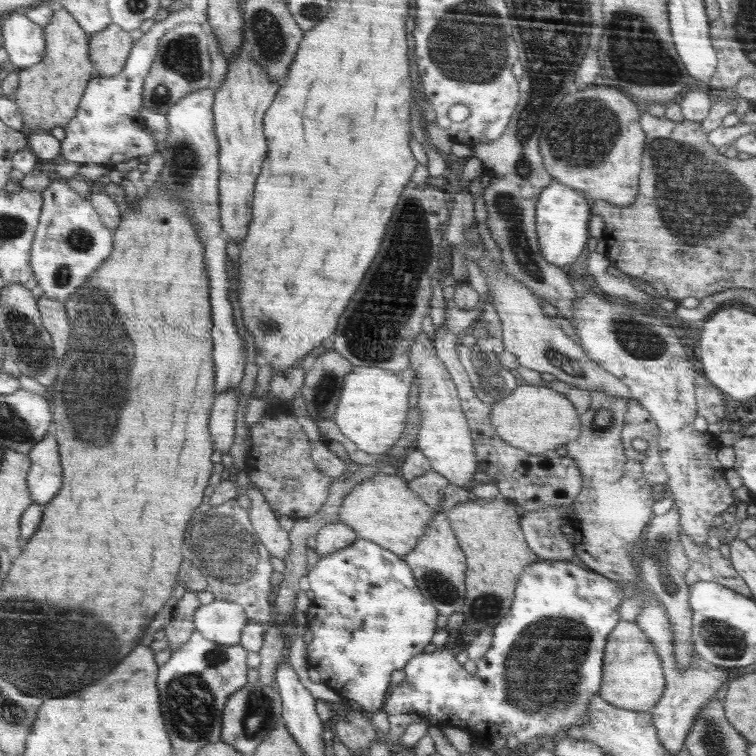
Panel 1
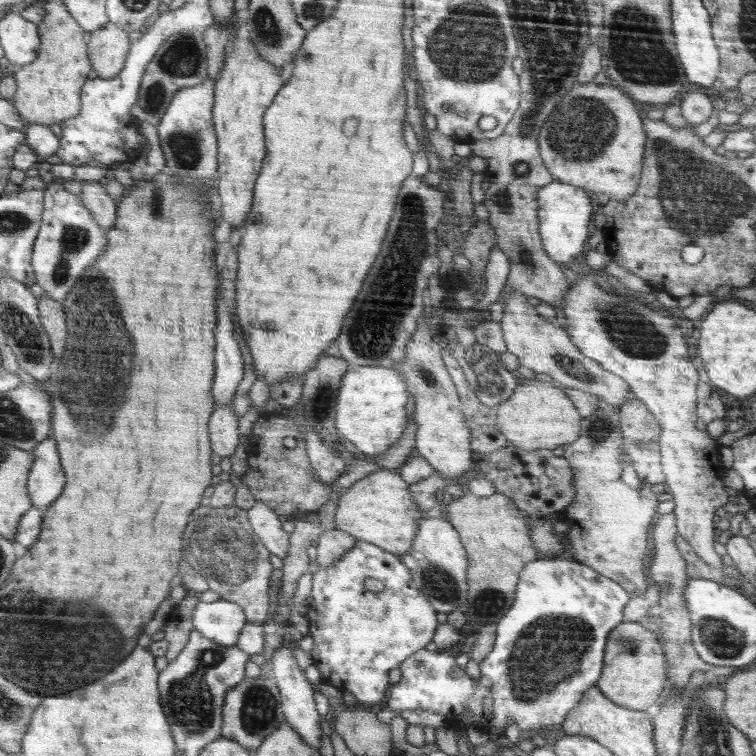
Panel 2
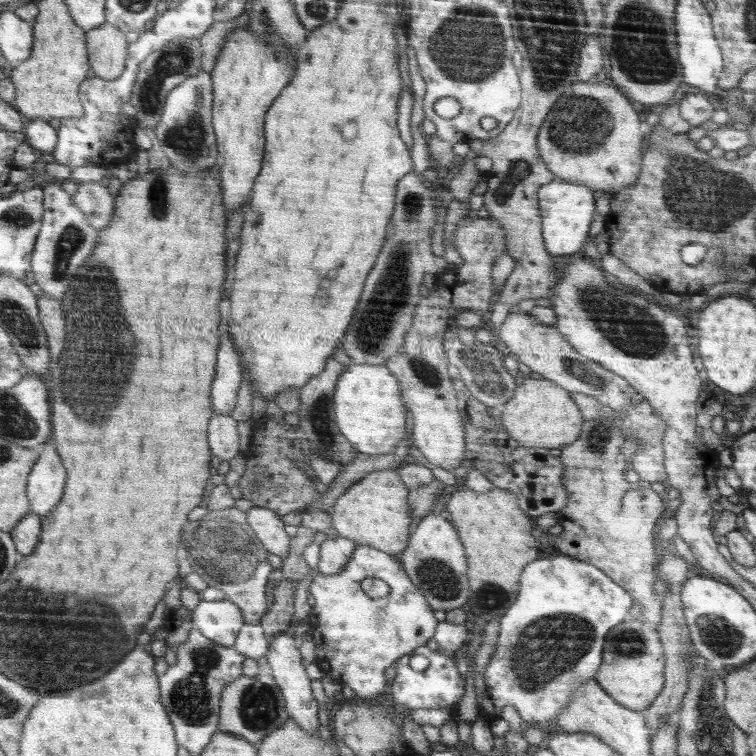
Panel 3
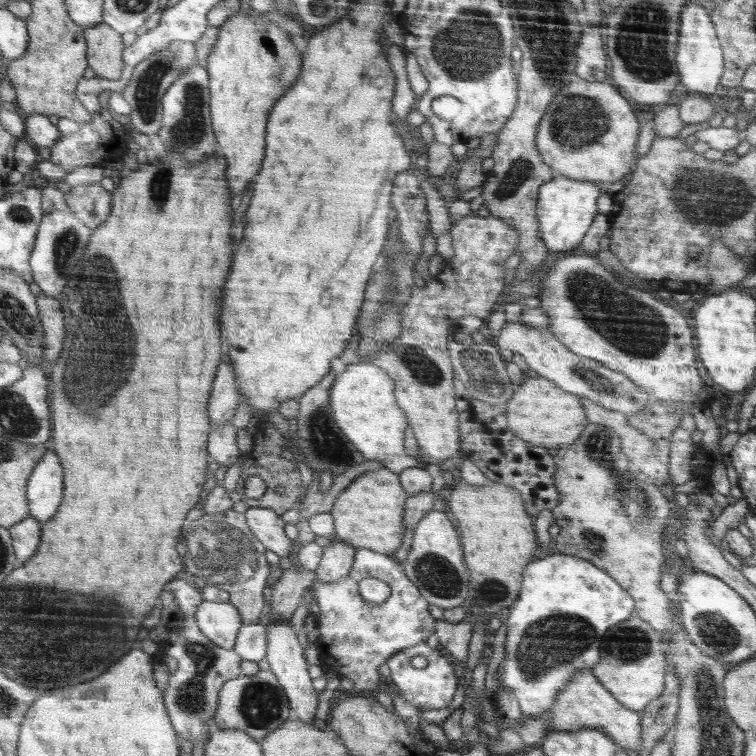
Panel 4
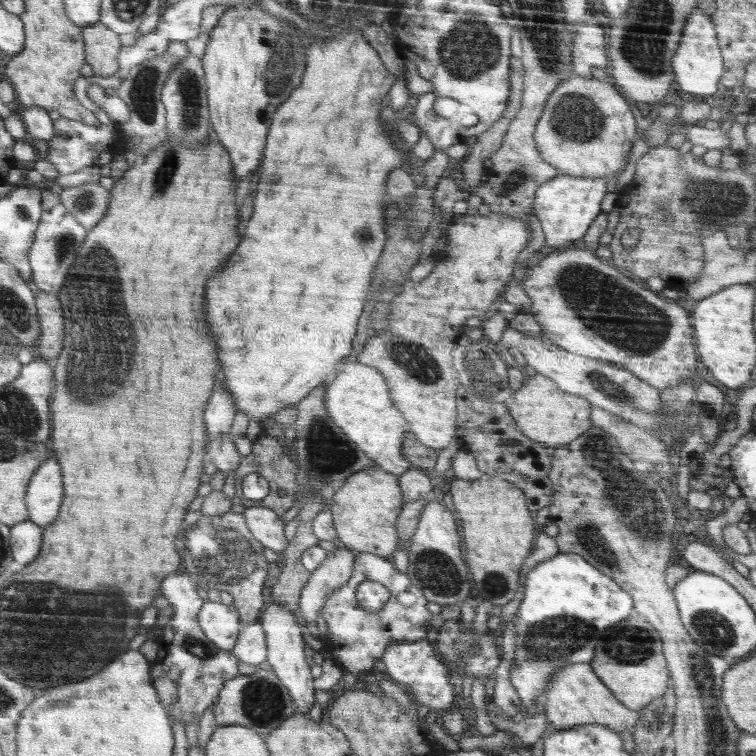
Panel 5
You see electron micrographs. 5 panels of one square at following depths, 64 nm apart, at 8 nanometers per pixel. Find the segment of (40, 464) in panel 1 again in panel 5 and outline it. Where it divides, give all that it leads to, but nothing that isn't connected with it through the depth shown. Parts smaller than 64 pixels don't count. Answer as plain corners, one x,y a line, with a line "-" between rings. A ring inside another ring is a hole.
50,458
32,479
27,503
31,520
40,526
50,526
58,520
64,502
64,476
56,458

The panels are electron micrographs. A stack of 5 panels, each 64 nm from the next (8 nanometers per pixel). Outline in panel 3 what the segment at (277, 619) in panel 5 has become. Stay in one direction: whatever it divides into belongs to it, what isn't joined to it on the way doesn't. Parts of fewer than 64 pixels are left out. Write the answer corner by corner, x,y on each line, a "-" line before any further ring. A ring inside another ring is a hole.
284,631
276,633
269,644
265,657
272,669
271,676
280,688
289,719
296,722
304,732
310,732
310,734
318,732
318,706
316,706
314,694
310,690
310,678
306,674
306,668
302,664
302,656
298,652
298,646
296,646
294,638

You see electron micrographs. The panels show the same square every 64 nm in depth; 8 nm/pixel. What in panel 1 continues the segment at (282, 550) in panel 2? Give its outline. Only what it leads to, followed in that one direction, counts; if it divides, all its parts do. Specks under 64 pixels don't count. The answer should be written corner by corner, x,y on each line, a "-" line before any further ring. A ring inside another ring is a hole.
249,485
248,494
251,499
251,521
261,543
271,551
272,556
284,560
292,551
290,532
280,527
278,518
274,515
270,505
266,502
260,490

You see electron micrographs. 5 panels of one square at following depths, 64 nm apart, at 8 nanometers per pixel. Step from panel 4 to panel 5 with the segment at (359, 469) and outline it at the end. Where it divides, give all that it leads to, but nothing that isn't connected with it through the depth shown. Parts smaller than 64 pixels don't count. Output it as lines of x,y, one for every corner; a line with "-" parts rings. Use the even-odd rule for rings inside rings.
322,499
314,504
311,504
309,500
300,509
297,533
280,553
281,572
277,584
272,588
271,595
274,601
292,610
297,610
301,590
311,575
311,572
308,572
301,563
302,553
319,541
312,532
311,521
324,506

